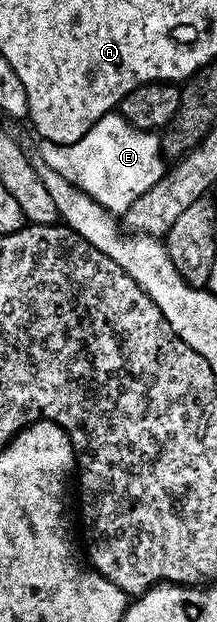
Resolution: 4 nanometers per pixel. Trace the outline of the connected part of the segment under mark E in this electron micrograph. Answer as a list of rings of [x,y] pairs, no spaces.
[[[119,112],[102,116],[73,146],[49,145],[46,164],[62,176],[72,179],[102,208],[123,216],[144,192],[158,184],[166,173],[165,155],[160,148],[161,135],[131,126]]]

